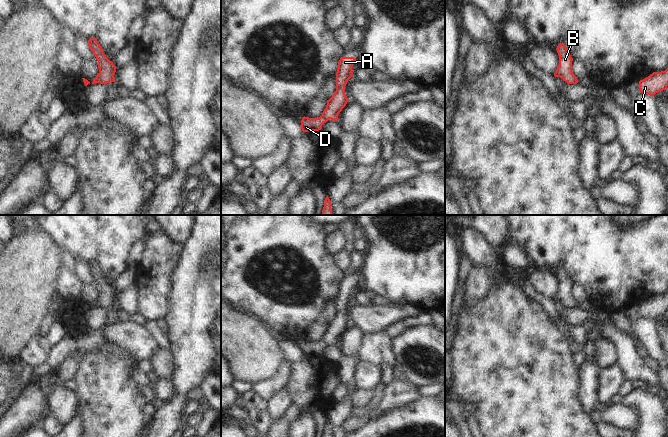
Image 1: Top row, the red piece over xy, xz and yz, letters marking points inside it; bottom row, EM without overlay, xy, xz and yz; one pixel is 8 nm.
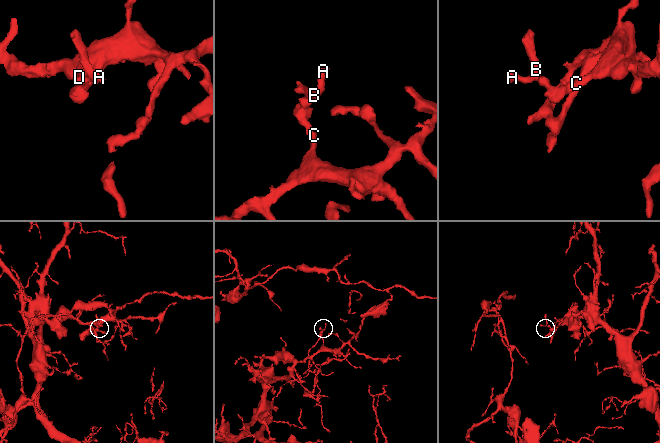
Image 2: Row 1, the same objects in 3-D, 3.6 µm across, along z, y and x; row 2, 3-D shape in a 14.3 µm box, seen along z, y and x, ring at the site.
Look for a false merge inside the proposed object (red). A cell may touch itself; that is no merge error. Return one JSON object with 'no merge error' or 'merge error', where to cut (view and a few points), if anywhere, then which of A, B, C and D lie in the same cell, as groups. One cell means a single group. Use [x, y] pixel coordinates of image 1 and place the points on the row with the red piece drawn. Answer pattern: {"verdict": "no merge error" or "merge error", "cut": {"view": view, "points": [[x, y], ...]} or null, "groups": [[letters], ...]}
{"verdict": "no merge error", "cut": null, "groups": [["A", "B", "C", "D"]]}

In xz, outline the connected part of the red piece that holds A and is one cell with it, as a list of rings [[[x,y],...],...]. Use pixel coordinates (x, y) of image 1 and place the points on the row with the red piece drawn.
[[[341,57],[338,62],[336,72],[336,91],[332,97],[327,100],[326,108],[322,115],[317,118],[303,117],[301,120],[301,129],[303,132],[319,131],[322,125],[329,119],[338,121],[338,115],[349,101],[345,95],[345,86],[348,80],[353,77],[352,66],[356,58],[354,57]]]

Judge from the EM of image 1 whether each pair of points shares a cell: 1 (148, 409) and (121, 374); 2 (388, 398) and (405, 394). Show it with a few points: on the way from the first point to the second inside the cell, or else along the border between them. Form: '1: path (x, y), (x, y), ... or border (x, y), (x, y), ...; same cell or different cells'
1: border (144, 404), (143, 414), (145, 416); different cells
2: path (392, 397), (396, 394), (401, 394); same cell

